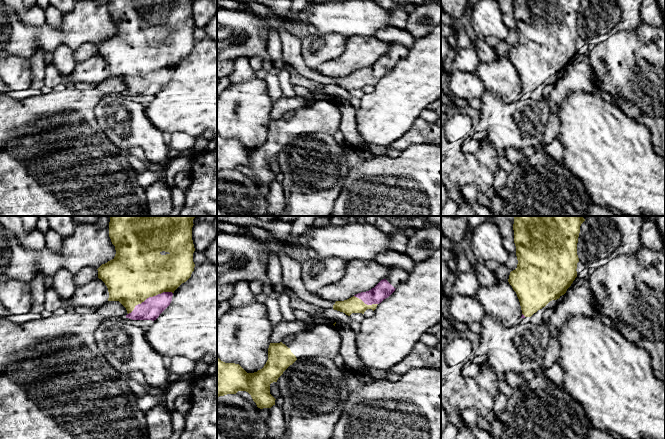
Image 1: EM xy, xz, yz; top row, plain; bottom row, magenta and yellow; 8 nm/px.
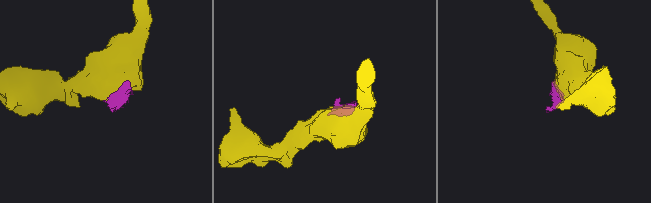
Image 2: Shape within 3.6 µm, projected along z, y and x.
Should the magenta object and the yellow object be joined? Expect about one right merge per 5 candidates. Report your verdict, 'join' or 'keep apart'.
join

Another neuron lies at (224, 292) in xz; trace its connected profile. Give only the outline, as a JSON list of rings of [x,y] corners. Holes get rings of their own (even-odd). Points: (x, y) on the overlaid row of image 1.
[[[222,285],[217,287],[217,301],[229,300],[233,295],[233,285]]]

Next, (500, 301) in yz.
[[[498,281],[496,285],[490,287],[479,286],[475,298],[481,302],[486,315],[494,317],[506,327],[512,327],[522,320],[519,299],[508,281]]]

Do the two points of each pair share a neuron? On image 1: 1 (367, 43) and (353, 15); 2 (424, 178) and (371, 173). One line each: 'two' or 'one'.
1: two
2: one

